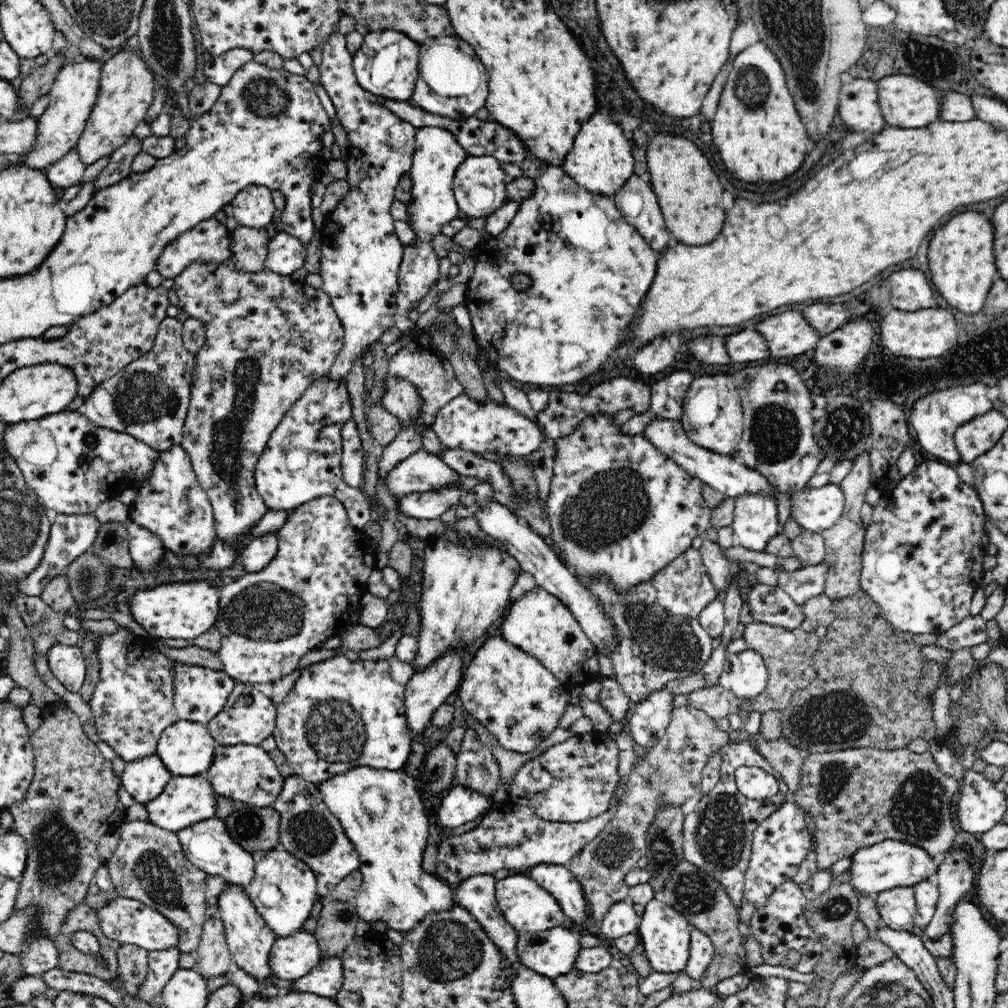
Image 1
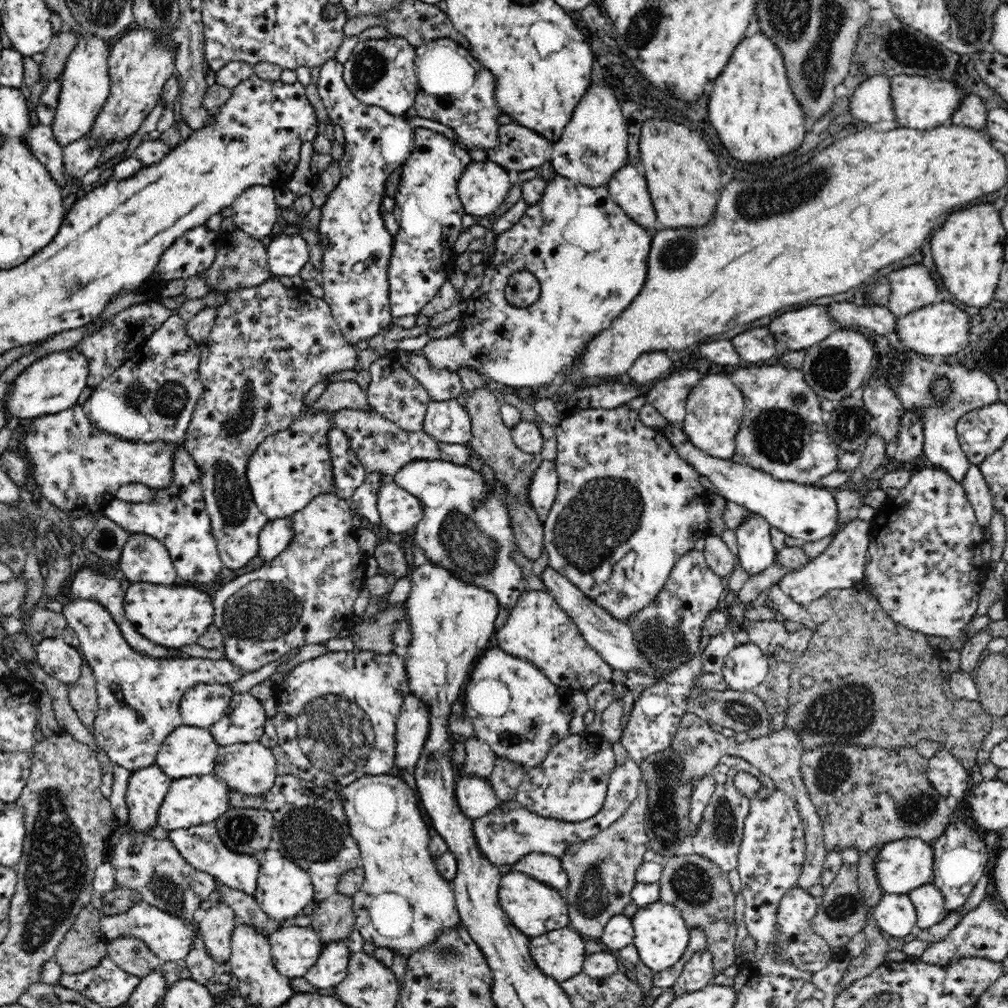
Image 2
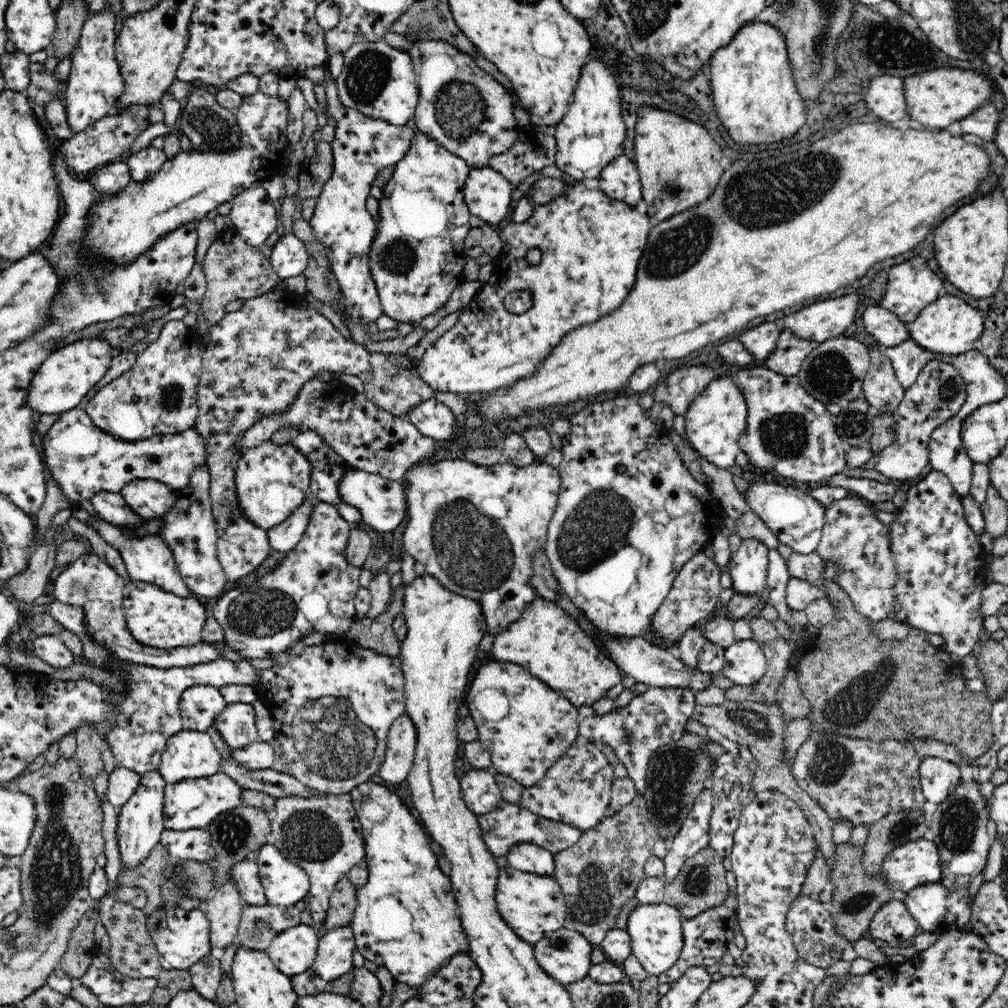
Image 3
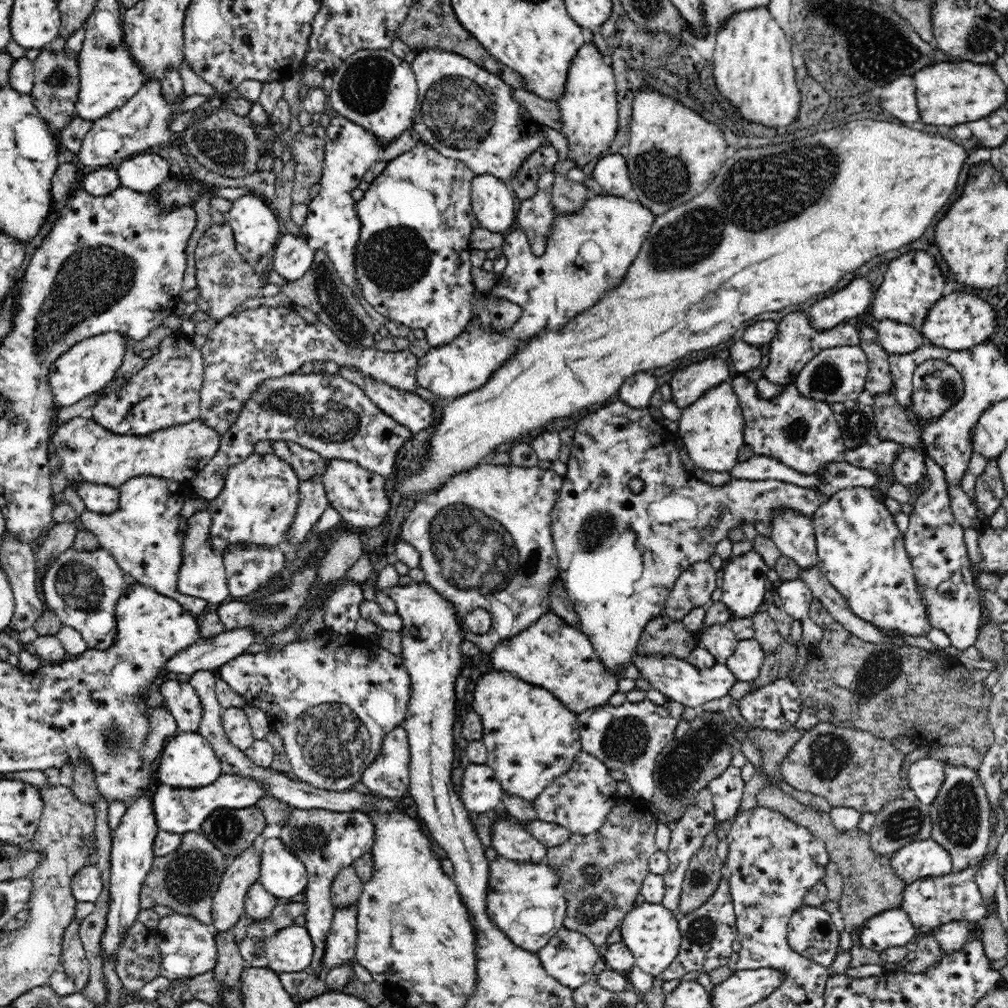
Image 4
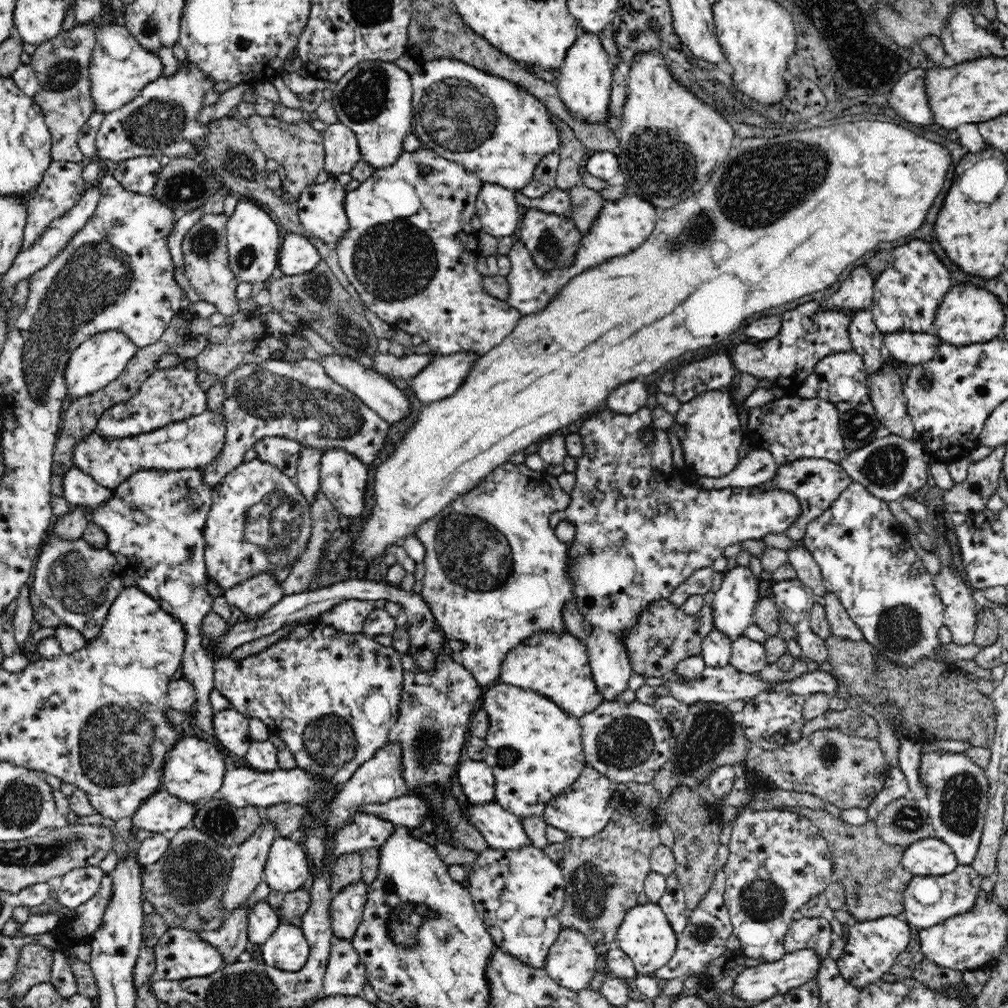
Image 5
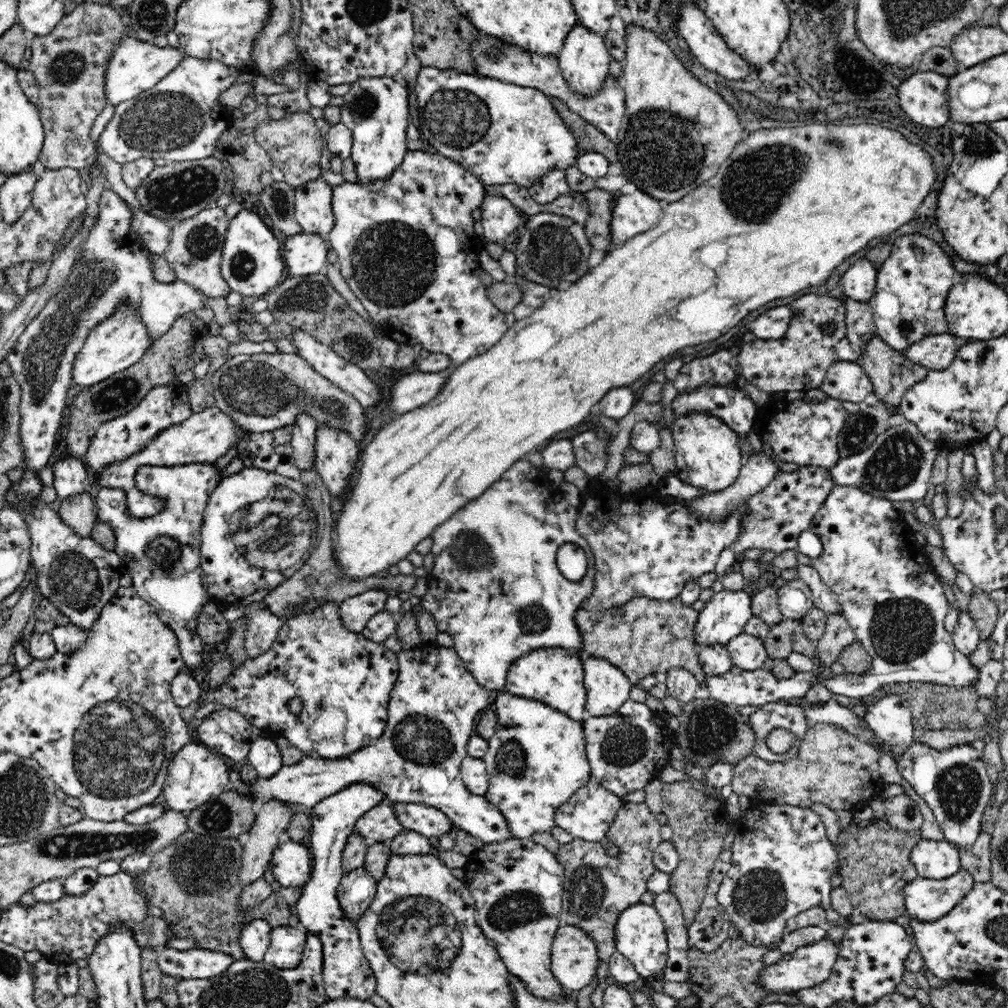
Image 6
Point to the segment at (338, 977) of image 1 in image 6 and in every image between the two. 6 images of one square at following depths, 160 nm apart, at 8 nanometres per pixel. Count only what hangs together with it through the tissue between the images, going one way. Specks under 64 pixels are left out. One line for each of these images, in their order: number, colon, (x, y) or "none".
2: (331, 968)
3: (336, 946)
4: (342, 940)
5: (347, 906)
6: (356, 891)

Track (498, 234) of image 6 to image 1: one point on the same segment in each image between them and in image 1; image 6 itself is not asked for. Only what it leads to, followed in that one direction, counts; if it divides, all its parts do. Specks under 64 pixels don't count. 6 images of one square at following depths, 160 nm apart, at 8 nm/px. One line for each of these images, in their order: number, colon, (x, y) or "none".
1: (479, 186)
2: (483, 186)
3: (488, 194)
4: (493, 203)
5: (497, 209)

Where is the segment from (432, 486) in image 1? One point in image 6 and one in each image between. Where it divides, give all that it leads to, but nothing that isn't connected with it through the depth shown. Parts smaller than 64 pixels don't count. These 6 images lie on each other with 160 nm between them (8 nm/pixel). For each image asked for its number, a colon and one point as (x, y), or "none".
2: (466, 529)
3: (475, 528)
4: (485, 540)
5: (497, 574)
6: (495, 588)

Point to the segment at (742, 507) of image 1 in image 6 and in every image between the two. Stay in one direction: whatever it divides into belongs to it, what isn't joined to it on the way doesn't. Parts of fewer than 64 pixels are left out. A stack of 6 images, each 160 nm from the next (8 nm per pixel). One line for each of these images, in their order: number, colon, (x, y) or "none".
2: (755, 553)
3: (748, 565)
4: (745, 584)
5: (733, 605)
6: (723, 617)

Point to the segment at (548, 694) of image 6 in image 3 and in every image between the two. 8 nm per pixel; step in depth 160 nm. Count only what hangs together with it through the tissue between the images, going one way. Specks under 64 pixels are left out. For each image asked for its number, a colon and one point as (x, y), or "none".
3: (546, 642)
4: (551, 654)
5: (556, 666)

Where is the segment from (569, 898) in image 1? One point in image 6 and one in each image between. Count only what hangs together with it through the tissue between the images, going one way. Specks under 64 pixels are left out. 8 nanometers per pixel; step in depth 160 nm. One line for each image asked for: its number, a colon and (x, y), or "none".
2: (544, 867)
3: (526, 857)
4: (509, 838)
5: (502, 830)
6: (434, 706)

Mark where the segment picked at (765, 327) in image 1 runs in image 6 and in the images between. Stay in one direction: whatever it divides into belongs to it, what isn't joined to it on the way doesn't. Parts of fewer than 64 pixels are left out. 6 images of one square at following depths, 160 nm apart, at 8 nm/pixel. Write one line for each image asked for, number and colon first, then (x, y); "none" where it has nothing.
2: (799, 329)
3: (825, 320)
4: (851, 301)
5: (856, 292)
6: (859, 282)

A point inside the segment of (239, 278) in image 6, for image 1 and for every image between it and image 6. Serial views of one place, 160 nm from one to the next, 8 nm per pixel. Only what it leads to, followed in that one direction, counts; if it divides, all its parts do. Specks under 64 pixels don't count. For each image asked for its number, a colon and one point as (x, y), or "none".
1: (252, 207)
2: (254, 211)
3: (254, 218)
4: (255, 228)
5: (253, 239)

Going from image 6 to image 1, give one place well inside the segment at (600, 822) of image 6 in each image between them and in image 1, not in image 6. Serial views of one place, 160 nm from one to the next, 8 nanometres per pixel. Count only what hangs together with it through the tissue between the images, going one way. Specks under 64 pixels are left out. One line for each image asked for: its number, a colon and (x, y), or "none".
1: (574, 781)
2: (571, 785)
3: (577, 791)
4: (581, 800)
5: (582, 811)

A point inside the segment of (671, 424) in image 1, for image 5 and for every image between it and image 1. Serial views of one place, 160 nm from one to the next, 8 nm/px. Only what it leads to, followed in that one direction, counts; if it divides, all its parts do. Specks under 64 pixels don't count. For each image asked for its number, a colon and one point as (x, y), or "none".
2: (806, 512)
3: (796, 519)
4: (792, 533)
5: (807, 570)

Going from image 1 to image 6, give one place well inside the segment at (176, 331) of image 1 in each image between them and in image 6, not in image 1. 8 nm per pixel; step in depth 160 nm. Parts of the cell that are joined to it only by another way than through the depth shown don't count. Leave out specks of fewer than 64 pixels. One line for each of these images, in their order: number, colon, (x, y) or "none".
2: (153, 396)
3: (158, 395)
4: (167, 392)
5: (168, 396)
6: (116, 440)

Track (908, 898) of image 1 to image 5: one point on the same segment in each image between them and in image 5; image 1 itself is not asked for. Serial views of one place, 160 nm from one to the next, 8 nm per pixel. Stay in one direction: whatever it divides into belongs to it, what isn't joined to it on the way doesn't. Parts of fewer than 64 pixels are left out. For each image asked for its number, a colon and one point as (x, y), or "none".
2: (895, 914)
3: (892, 923)
4: (892, 928)
5: (871, 948)

